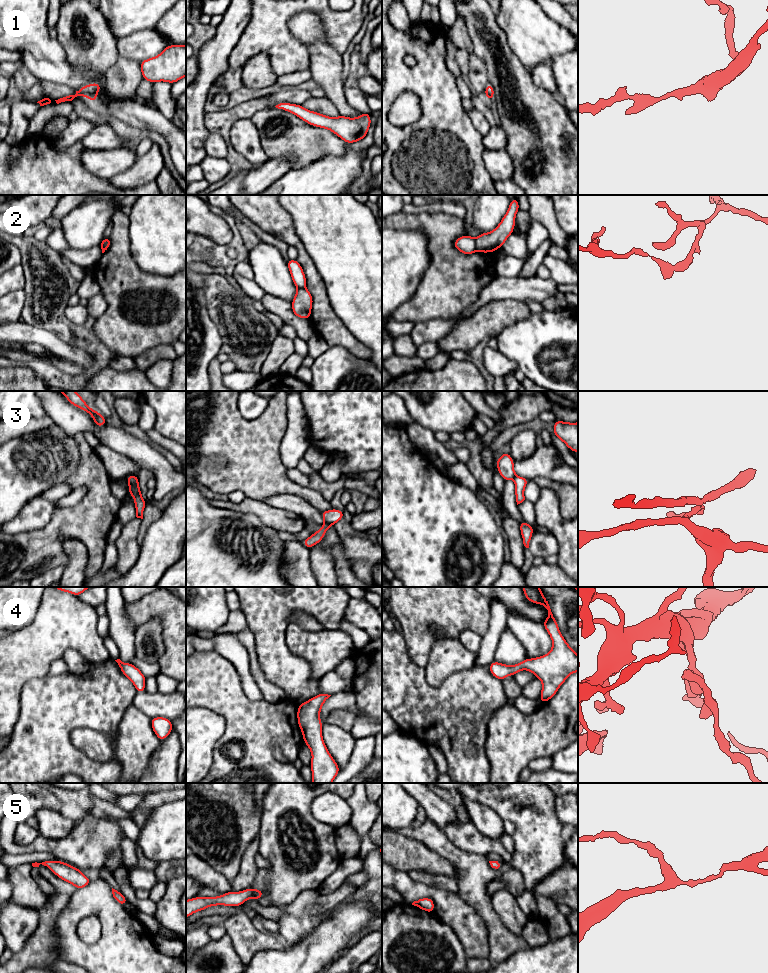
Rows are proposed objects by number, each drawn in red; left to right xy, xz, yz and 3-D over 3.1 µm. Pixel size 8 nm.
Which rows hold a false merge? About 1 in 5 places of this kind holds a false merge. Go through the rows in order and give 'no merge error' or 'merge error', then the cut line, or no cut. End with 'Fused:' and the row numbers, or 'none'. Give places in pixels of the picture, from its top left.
1: no merge error; no cut
2: merge error; cut in yz along (475, 239), (476, 249)
3: merge error; cut in xz along (325, 522), (331, 525)
4: no merge error; no cut
5: no merge error; no cut
Fused: 2, 3

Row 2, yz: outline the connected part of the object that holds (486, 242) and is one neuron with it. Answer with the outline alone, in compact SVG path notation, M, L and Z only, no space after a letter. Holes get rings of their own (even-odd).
M516 197L510 201L510 206L499 225L489 233L481 233L476 238L476 250L482 253L495 252L502 247L506 239L513 233L515 216L519 211Z

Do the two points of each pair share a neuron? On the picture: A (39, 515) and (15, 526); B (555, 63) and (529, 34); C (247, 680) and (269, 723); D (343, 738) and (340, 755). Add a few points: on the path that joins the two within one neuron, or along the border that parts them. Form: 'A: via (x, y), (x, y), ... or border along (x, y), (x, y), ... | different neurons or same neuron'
A: via (33, 516), (21, 523) | same neuron
B: via (551, 56), (536, 41) | same neuron
C: border along (242, 682), (242, 690), (250, 699), (262, 699) | different neurons
D: via (340, 742), (340, 751) | same neuron

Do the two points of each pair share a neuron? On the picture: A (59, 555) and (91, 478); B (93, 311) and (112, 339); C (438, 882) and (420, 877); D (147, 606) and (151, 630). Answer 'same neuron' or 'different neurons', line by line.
A: same neuron
B: different neurons
C: same neuron
D: different neurons

